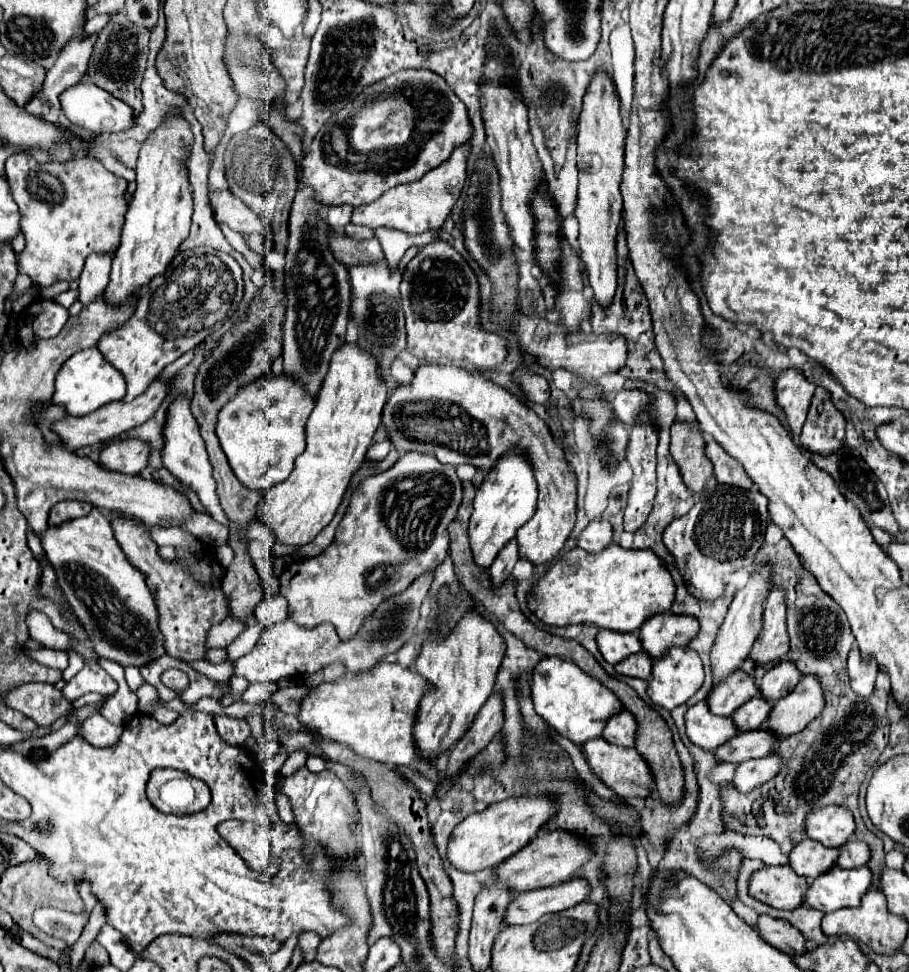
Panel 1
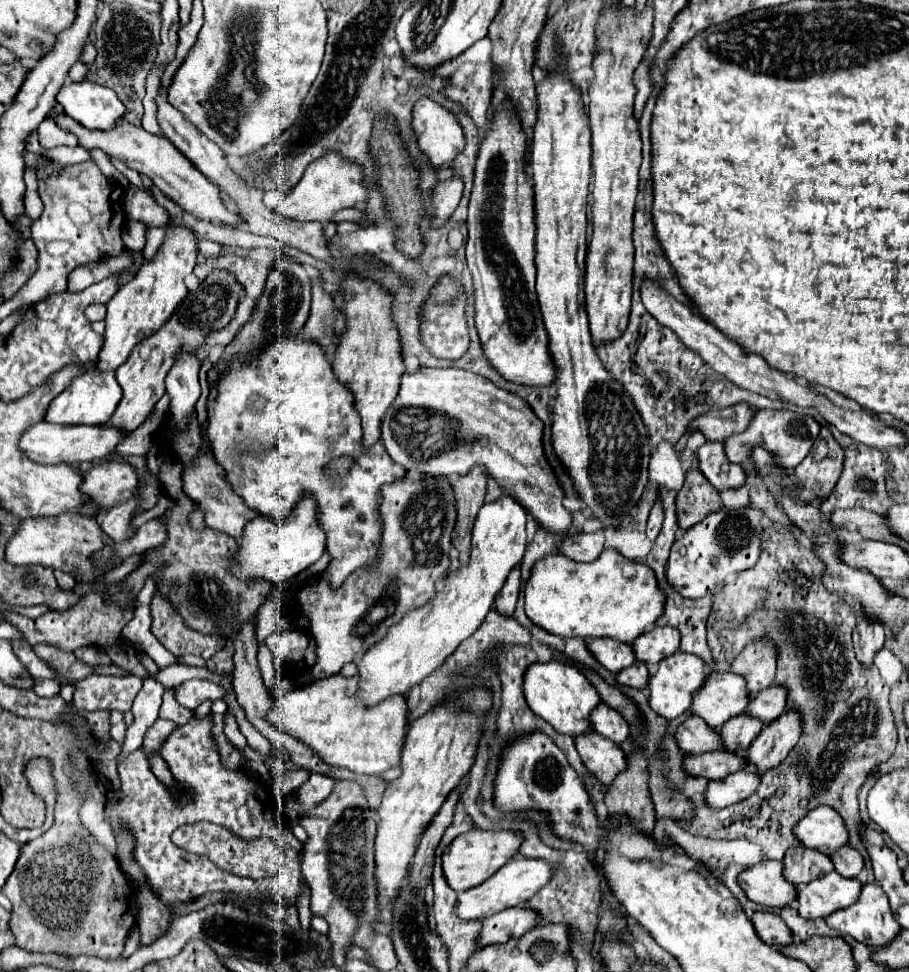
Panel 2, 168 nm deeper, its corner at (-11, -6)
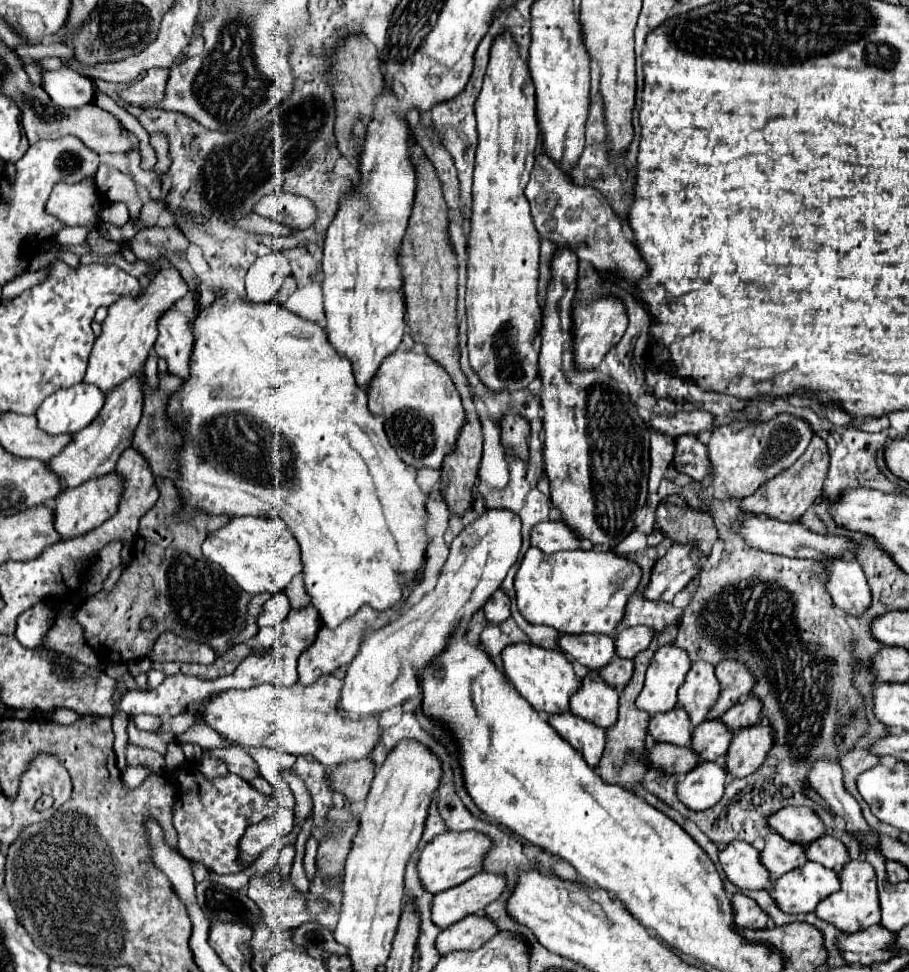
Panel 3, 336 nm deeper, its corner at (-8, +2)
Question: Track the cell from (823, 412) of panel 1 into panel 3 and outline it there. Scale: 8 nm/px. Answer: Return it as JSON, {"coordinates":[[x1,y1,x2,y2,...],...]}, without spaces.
{"coordinates":[[814,435,808,449,804,451,804,455,786,471,778,473,778,477,772,477,770,481,762,483,758,487,758,491,746,499,742,499,738,503,740,511,744,513,752,513,752,515,766,515,778,521,798,521,804,511,816,501,816,497,820,495,820,489,824,487,824,477,826,477,826,469,828,469,828,449,826,443]]}

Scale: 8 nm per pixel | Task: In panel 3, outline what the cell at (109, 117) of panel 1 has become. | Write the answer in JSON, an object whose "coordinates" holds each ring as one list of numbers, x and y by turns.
{"coordinates":[[58,69,42,73,40,85,54,105,58,107,82,107,94,99,94,83,72,69]]}

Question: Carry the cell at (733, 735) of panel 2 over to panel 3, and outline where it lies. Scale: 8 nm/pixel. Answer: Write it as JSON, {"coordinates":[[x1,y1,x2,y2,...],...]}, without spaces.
{"coordinates":[[704,721,692,731,692,751,702,761,716,761,718,755,724,755,730,745,732,733,720,721]]}

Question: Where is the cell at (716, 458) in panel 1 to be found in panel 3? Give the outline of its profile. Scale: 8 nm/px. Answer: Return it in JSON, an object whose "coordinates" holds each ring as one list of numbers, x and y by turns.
{"coordinates":[[682,435,674,439,674,467,678,473,688,475,694,481,702,481,710,473,706,445,702,445,694,435]]}

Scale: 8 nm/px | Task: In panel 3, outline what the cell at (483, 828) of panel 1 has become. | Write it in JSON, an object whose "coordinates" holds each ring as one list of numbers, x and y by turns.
{"coordinates":[[444,831,442,835,434,837,420,853,420,859,418,859,420,885,428,893,440,893,464,883,466,879,474,877,482,869,482,857,490,849,490,845,492,845,490,839,476,831,464,831,464,833]]}

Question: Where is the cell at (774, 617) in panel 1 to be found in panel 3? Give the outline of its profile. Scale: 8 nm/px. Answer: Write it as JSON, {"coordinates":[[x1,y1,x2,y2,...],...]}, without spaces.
{"coordinates":[[732,659,720,661,716,665,716,677,720,683,720,695,718,701,712,705,712,709,708,711,706,719,720,719,722,713,726,713,754,685,754,677,750,677,746,665]]}

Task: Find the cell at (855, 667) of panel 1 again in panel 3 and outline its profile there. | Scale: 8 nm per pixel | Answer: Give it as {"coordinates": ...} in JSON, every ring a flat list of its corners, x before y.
{"coordinates":[[834,557,826,565,826,591,846,615,862,615,870,605,870,589,862,567,852,557]]}

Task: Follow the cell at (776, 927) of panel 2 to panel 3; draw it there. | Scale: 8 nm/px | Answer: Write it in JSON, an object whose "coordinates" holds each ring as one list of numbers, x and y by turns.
{"coordinates":[[734,893,732,897,732,909,734,909,734,923,738,927,750,927,750,929,764,929,770,923,770,917,754,905,754,901,742,893]]}

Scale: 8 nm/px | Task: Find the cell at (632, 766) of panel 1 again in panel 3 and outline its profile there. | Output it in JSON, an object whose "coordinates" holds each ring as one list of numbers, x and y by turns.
{"coordinates":[[556,713,548,717,548,723,564,737,576,751,582,753,590,767,596,767,606,743,606,731,574,713]]}

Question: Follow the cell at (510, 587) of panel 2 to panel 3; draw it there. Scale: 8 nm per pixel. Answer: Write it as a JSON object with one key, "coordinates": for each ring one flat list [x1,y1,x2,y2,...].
{"coordinates":[[496,591,488,601,486,605,482,607,488,623,492,625,500,625,502,621,506,621,510,617,510,599,506,597,504,591]]}

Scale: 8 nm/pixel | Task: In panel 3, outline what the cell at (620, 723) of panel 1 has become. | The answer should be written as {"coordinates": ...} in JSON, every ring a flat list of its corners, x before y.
{"coordinates":[[588,673,578,691,570,697,570,711,586,721,592,721,598,727,608,729,618,717,618,691,596,677,596,673]]}

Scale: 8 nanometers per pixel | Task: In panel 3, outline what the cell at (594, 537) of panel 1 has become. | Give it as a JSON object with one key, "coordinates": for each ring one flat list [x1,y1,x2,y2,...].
{"coordinates":[[546,521,546,523,538,523,532,527,530,545,538,547,542,553,556,553,556,551,578,549,580,541,560,521,556,521,556,523]]}

